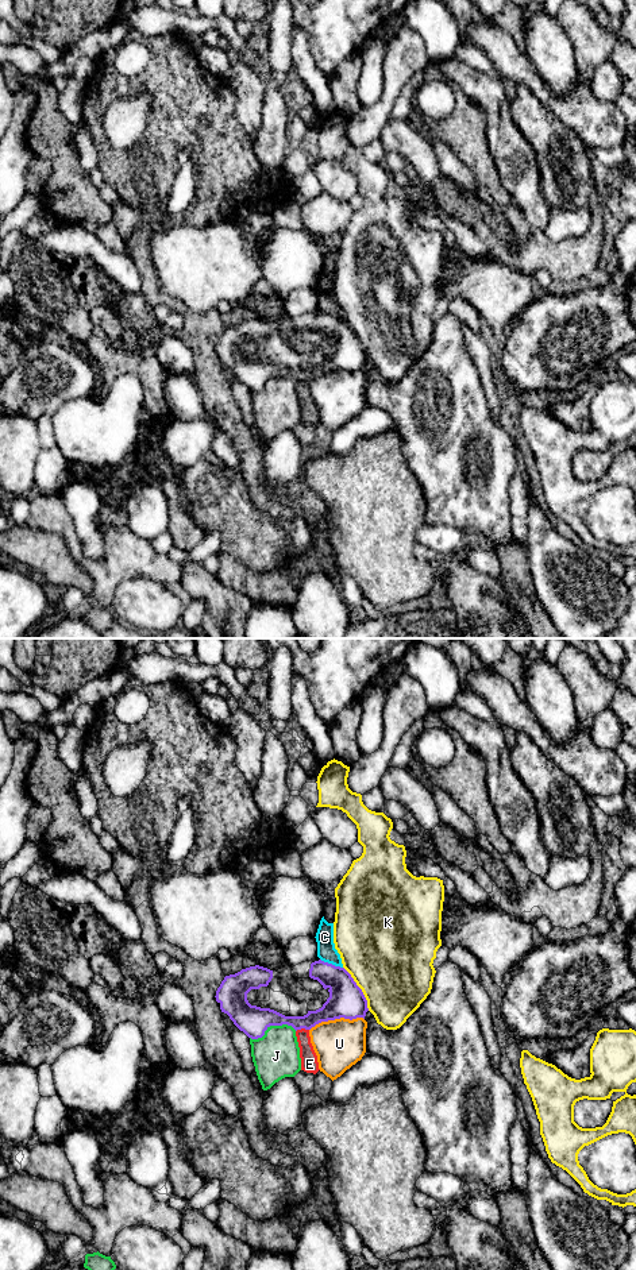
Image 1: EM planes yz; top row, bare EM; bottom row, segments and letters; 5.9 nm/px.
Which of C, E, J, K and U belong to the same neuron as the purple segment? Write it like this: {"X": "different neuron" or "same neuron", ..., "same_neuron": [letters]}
{"C": "different neuron", "E": "different neuron", "J": "different neuron", "K": "different neuron", "U": "different neuron", "same_neuron": []}

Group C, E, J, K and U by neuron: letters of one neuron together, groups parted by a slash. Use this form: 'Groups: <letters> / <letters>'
Groups: C E / J / K / U

